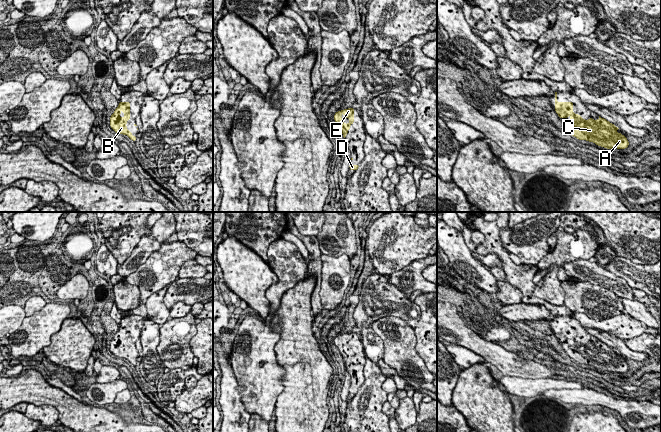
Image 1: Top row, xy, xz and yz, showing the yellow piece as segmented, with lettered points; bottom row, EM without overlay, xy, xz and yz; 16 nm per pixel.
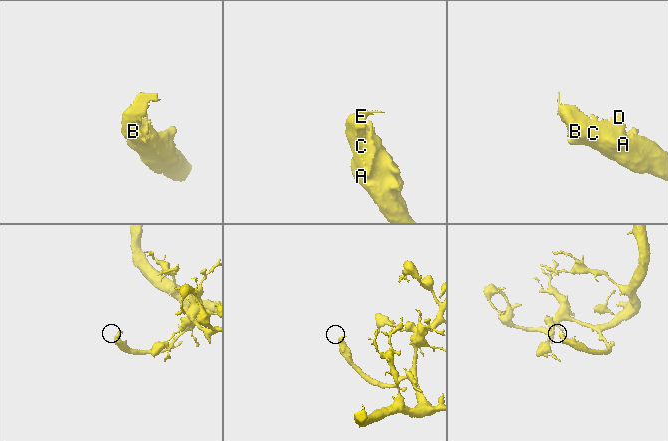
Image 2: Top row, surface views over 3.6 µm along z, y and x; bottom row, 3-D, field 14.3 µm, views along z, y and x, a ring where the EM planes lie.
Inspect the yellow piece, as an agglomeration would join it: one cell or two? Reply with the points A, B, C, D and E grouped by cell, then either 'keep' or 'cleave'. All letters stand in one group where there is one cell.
A B C D E; keep

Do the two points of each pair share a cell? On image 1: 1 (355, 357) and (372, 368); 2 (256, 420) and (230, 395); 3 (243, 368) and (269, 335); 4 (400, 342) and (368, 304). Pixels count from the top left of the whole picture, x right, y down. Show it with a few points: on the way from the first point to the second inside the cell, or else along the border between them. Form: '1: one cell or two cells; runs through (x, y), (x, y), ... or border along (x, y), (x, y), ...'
1: two cells; border along (365, 355), (364, 382), (360, 386)
2: one cell; runs through (248, 420), (231, 403)
3: one cell; runs through (251, 360), (253, 358), (253, 351), (261, 343)
4: two cells; border along (403, 319), (397, 316), (382, 316), (370, 325)

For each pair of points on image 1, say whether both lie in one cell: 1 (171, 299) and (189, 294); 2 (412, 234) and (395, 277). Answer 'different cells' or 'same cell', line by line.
1: same cell
2: different cells

